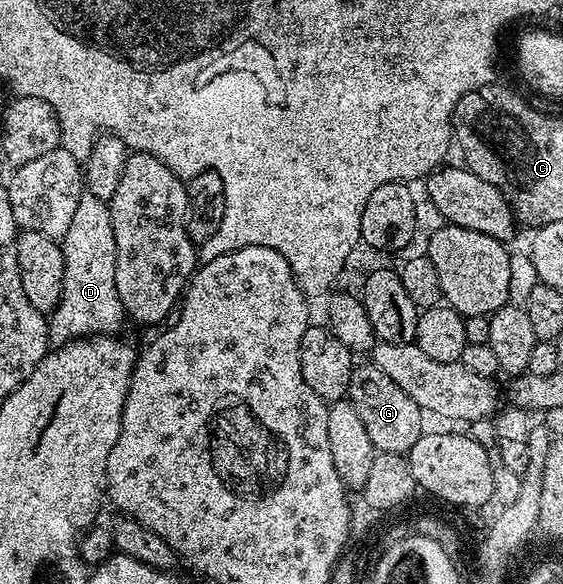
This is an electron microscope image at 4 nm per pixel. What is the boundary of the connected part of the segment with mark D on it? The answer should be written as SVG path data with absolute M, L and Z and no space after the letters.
M87 192L81 193L78 209L70 220L70 228L62 239L64 279L62 296L50 315L48 337L53 347L63 346L73 338L87 338L93 334L115 335L126 315L118 300L114 284L116 245L114 224L110 224L108 202Z

